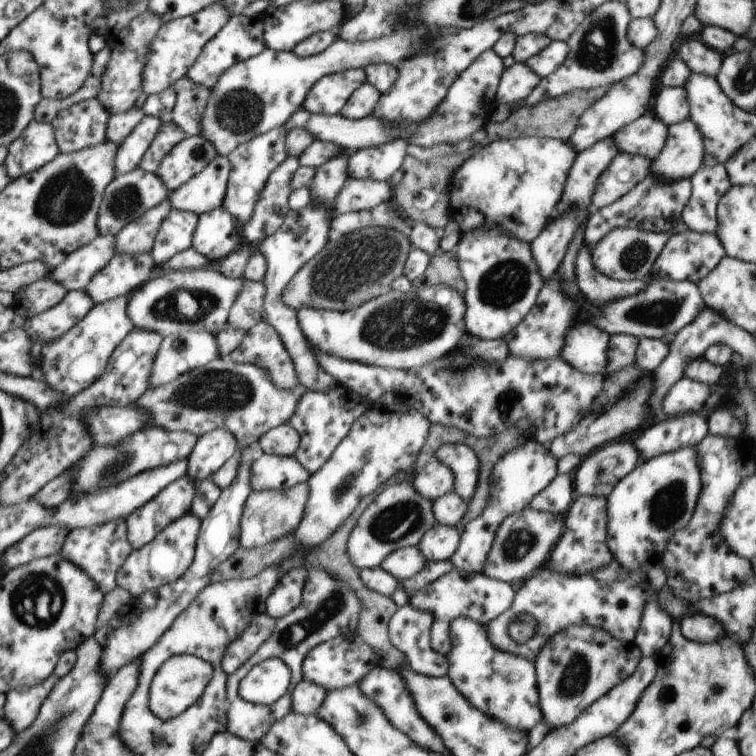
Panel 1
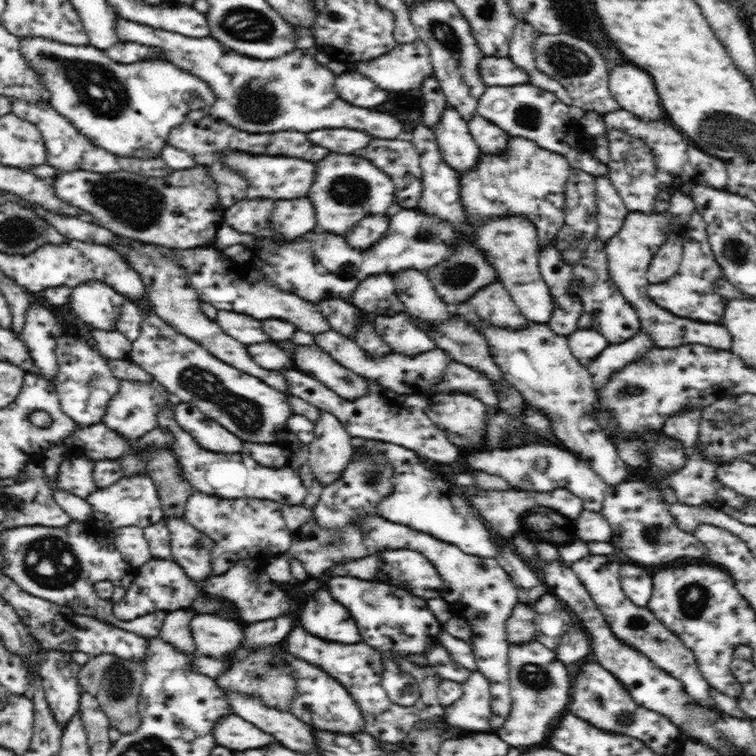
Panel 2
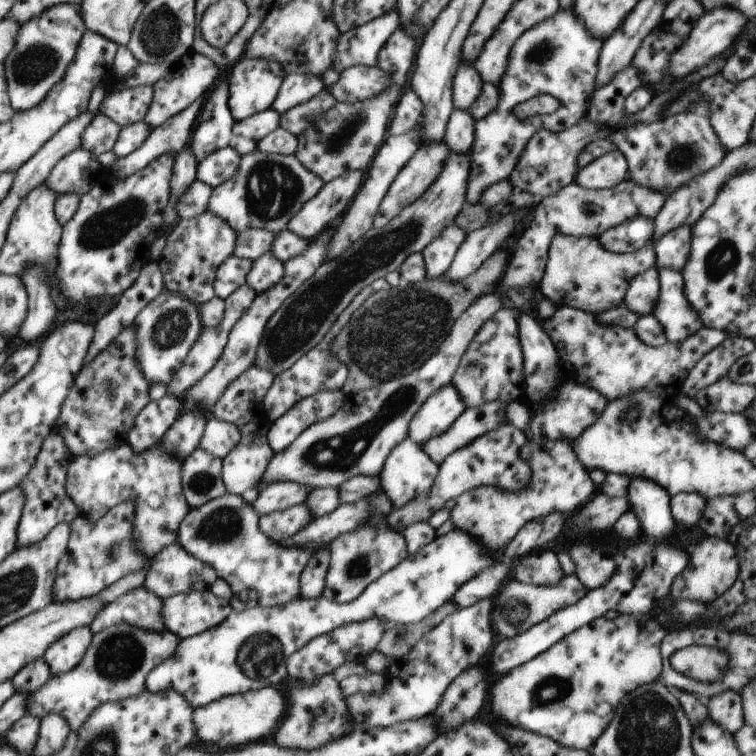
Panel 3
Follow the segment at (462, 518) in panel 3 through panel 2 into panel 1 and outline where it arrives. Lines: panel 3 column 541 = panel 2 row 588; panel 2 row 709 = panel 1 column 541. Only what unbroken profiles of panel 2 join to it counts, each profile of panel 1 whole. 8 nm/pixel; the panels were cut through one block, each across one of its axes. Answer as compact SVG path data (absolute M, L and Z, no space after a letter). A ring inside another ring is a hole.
M557 474L556 478L542 491L538 496L532 498L530 506L536 508L536 510L546 510L546 512L566 512L570 508L570 502L572 502L572 494L576 494L573 481L570 479L570 475Z

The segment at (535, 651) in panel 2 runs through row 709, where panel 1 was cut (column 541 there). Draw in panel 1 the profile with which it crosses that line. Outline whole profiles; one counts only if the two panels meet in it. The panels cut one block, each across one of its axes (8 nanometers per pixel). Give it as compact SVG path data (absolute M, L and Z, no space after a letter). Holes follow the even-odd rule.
M524 508L508 516L496 531L492 550L488 552L488 558L486 558L486 564L482 566L481 573L508 583L530 578L532 574L536 574L538 568L546 566L540 562L548 562L552 548L556 546L556 542L564 532L564 524L565 520L562 516L538 512L532 508Z

